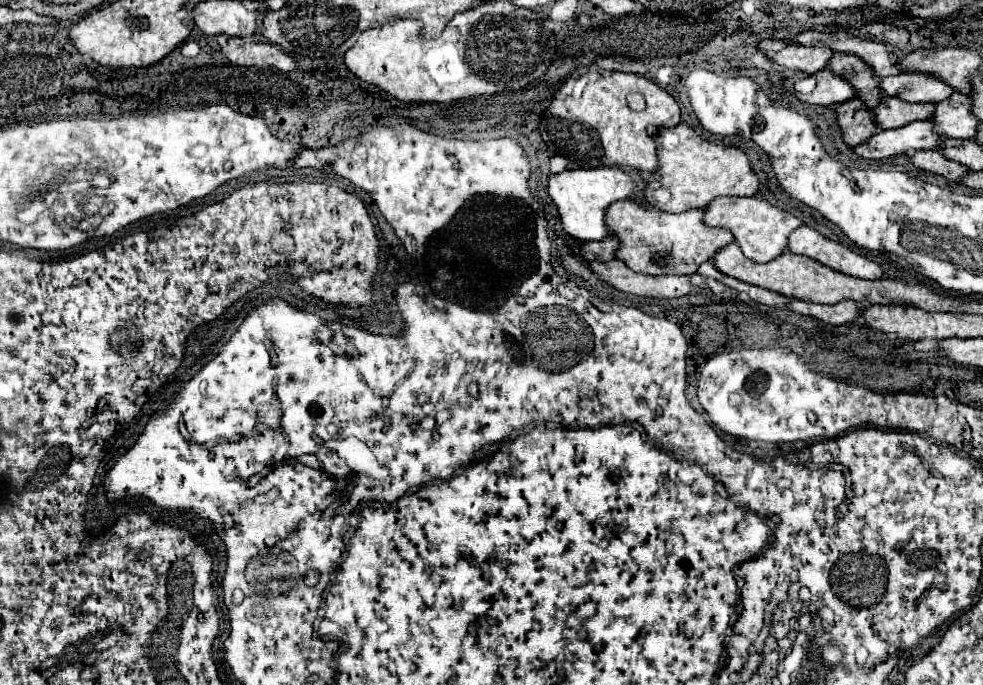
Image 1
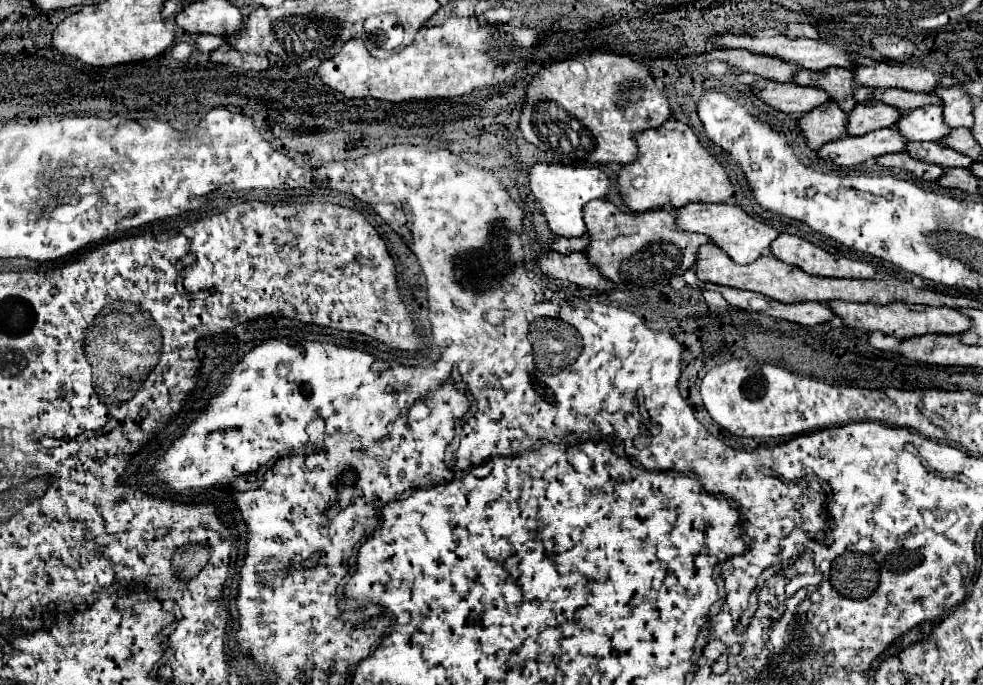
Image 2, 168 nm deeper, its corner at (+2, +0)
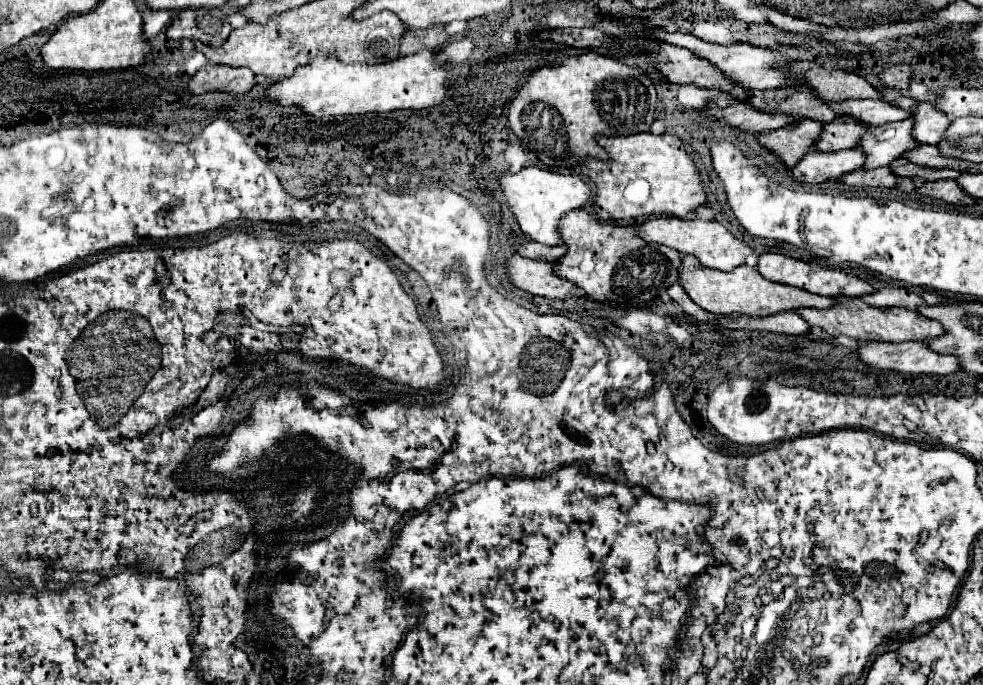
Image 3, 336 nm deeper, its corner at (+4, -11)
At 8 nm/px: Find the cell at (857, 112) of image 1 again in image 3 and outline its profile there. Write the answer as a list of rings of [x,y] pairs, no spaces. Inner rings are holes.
[[[800,119],[796,125],[788,125],[764,135],[758,135],[758,141],[772,149],[780,159],[788,165],[794,167],[798,161],[812,149],[822,133],[824,125],[820,121],[812,119]]]

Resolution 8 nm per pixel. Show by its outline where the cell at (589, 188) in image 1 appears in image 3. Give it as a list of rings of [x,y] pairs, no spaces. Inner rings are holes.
[[[526,167],[518,173],[506,173],[500,179],[502,183],[502,191],[506,195],[506,201],[512,209],[512,213],[516,215],[516,221],[520,223],[520,229],[538,243],[544,245],[562,245],[562,237],[558,231],[558,221],[574,211],[574,209],[582,209],[590,195],[592,189],[590,185],[578,177],[578,175],[560,175],[560,173],[552,173],[546,169],[538,169],[538,167]]]

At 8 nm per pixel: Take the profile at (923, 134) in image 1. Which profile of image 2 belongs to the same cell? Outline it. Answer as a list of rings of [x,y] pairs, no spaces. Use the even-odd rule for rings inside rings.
[[[892,126],[892,128],[868,132],[864,136],[838,138],[838,142],[828,142],[828,146],[822,146],[816,154],[822,160],[830,160],[836,166],[856,166],[862,164],[864,160],[872,160],[882,154],[904,152],[904,150],[906,150],[906,140]]]

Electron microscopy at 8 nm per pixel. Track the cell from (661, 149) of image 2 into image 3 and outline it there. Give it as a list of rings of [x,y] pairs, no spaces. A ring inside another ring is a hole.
[[[638,133],[626,137],[598,137],[598,143],[610,153],[610,161],[584,161],[590,169],[590,179],[596,183],[596,213],[604,221],[642,221],[650,215],[674,215],[686,219],[698,207],[706,205],[706,193],[702,185],[700,171],[692,157],[686,153],[686,147],[676,135],[652,135]]]

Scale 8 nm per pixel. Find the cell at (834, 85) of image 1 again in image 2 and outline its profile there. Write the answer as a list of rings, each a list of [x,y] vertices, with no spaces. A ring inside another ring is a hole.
[[[758,78],[752,84],[752,90],[764,104],[786,114],[806,114],[812,108],[830,100],[828,94],[824,94],[824,90],[804,88],[792,82],[778,84],[778,82],[770,82],[764,78]]]

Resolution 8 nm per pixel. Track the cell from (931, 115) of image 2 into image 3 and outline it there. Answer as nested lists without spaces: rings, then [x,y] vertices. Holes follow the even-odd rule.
[[[914,119],[872,127],[866,137],[858,143],[860,149],[866,149],[864,167],[884,167],[902,157],[906,151],[916,149],[920,143],[914,137]]]

